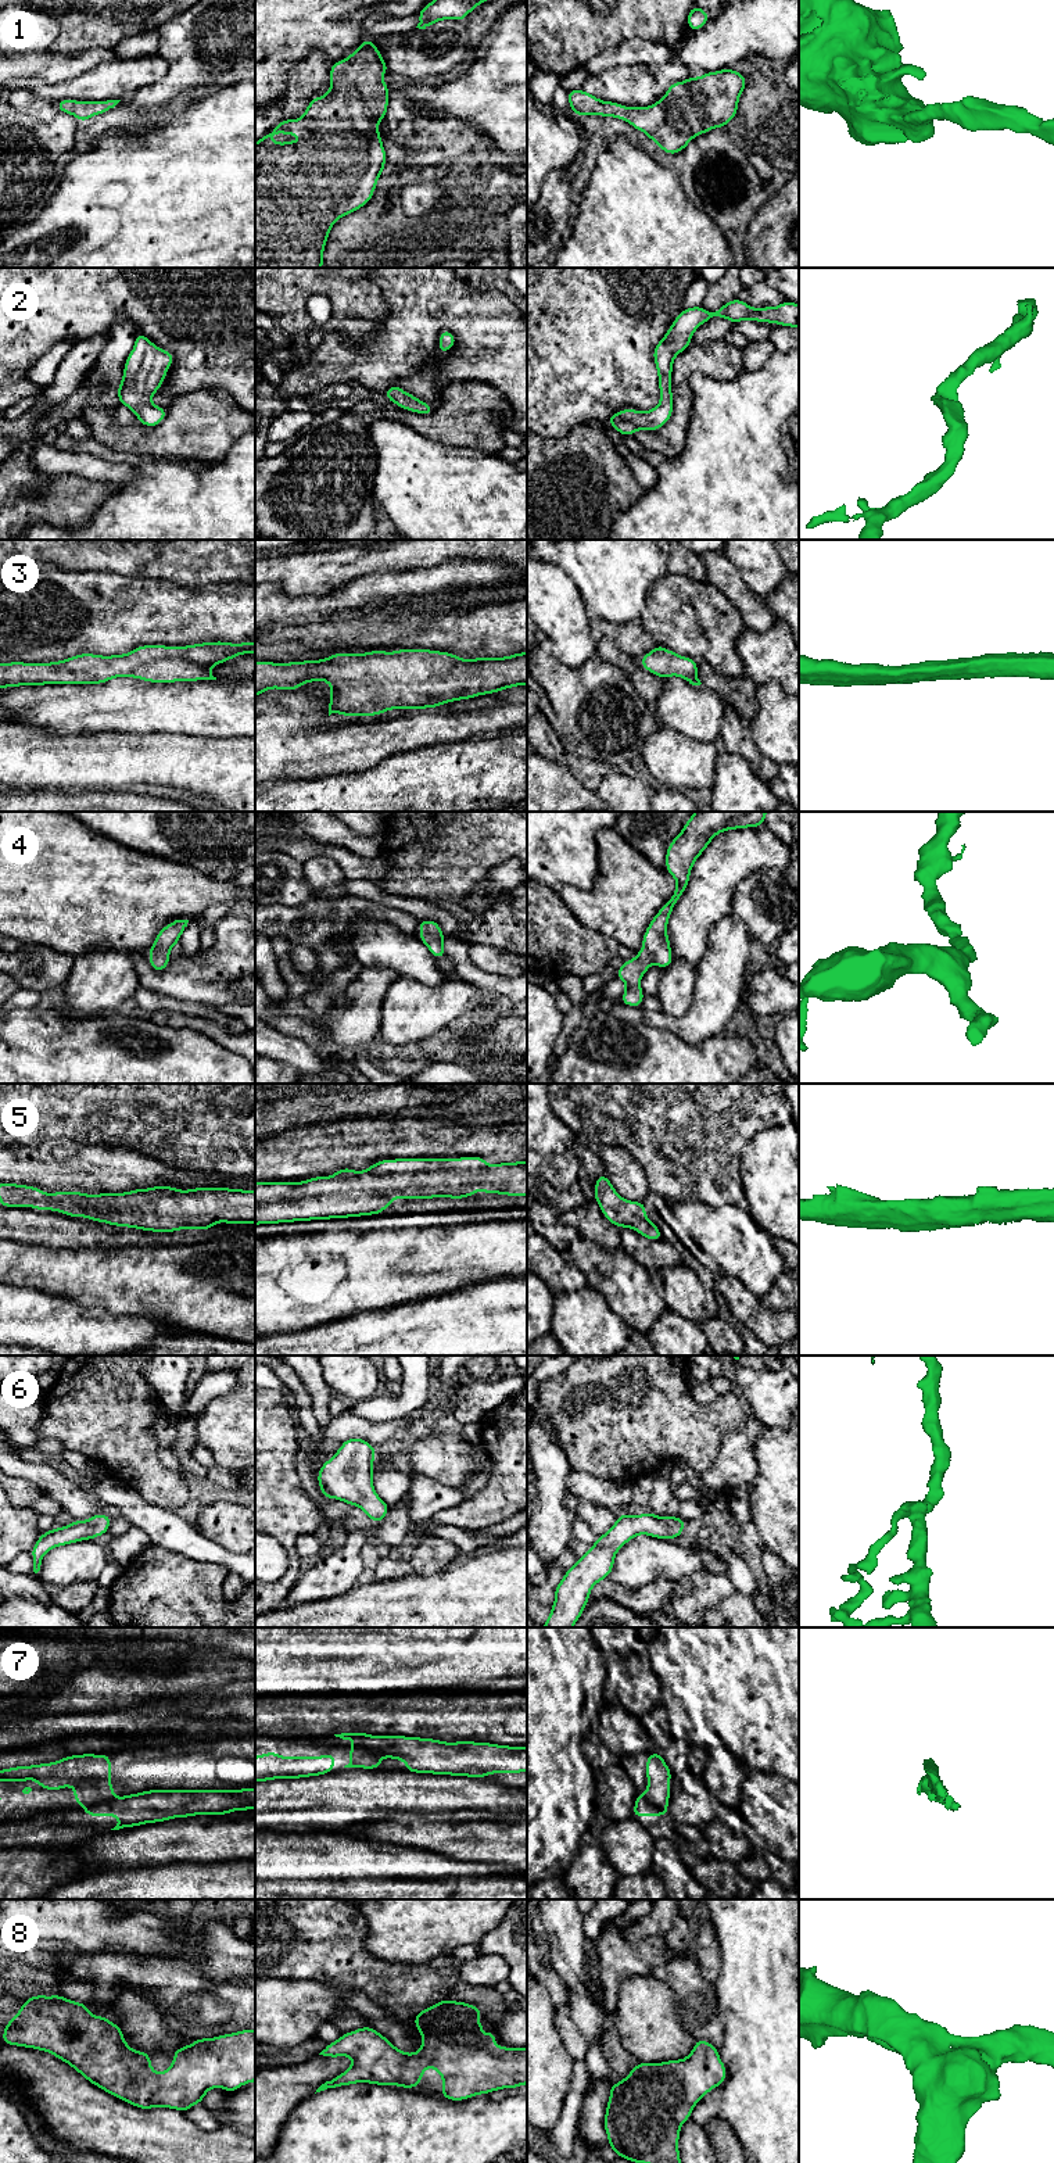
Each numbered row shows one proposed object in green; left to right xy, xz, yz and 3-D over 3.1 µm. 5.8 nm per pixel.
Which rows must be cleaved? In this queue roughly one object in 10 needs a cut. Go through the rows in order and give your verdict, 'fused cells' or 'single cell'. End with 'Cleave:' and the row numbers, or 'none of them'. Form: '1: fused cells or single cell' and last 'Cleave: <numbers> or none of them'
1: single cell
2: single cell
3: single cell
4: single cell
5: single cell
6: single cell
7: fused cells
8: single cell
Cleave: 7

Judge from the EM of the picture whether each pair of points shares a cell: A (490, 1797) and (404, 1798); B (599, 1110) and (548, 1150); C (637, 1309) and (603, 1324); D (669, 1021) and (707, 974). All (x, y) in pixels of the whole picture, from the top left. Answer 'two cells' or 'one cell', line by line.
A: one cell
B: two cells
C: two cells
D: one cell

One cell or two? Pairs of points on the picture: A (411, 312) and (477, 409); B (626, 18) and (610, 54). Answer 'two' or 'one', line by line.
A: two
B: two

